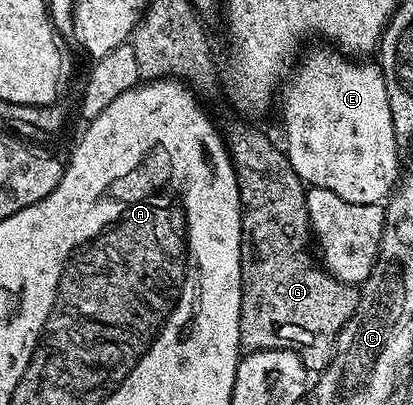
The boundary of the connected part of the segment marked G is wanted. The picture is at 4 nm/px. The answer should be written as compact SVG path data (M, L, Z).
M232 125L226 132L226 144L228 153L232 157L232 166L238 179L238 191L240 192L240 274L242 275L242 303L240 304L240 347L241 350L249 353L258 352L260 349L288 349L292 350L304 361L308 371L323 371L330 363L332 353L336 350L336 337L342 331L342 327L354 315L357 303L360 302L360 295L357 286L348 285L340 281L323 268L314 266L308 262L308 253L304 248L310 242L310 226L308 223L308 198L306 186L300 180L300 176L290 167L290 159L283 148L280 149L260 129L252 125Z

